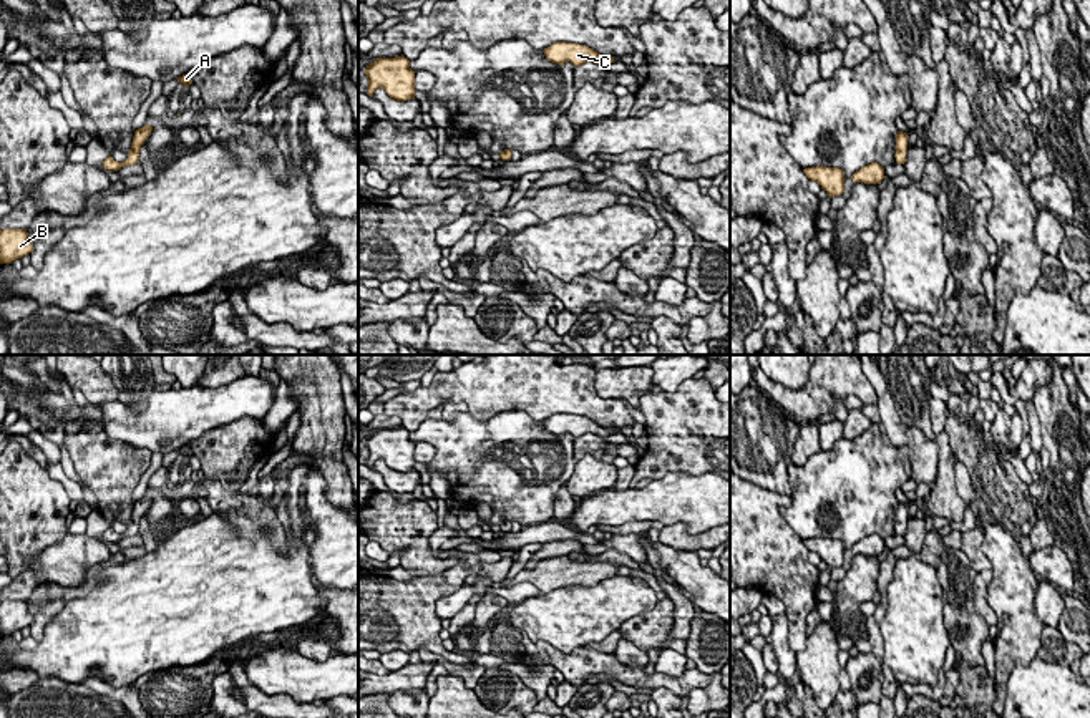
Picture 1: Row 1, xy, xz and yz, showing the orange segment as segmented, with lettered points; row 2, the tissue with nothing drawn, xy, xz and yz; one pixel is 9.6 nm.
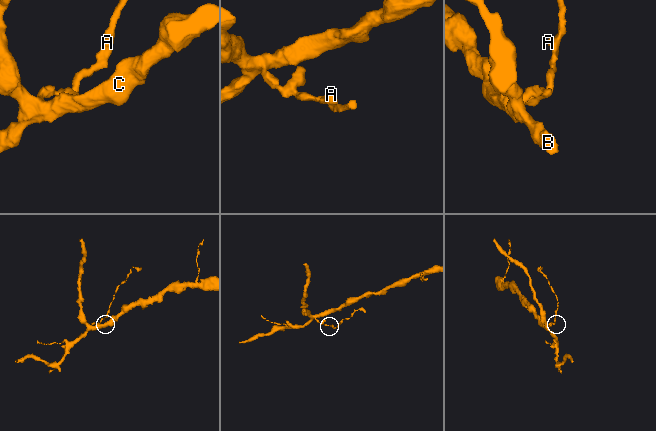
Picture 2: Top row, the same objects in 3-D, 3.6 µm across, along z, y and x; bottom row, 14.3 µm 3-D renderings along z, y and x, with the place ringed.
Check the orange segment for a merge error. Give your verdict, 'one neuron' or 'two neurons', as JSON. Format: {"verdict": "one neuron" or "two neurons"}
{"verdict": "two neurons"}

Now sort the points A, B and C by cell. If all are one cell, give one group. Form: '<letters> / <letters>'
A / B C

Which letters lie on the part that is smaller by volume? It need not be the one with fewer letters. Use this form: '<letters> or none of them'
A

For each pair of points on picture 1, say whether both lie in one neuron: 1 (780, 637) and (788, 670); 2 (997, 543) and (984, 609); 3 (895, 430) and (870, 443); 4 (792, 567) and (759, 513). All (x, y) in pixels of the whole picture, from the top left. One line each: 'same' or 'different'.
1: same
2: different
3: different
4: same

